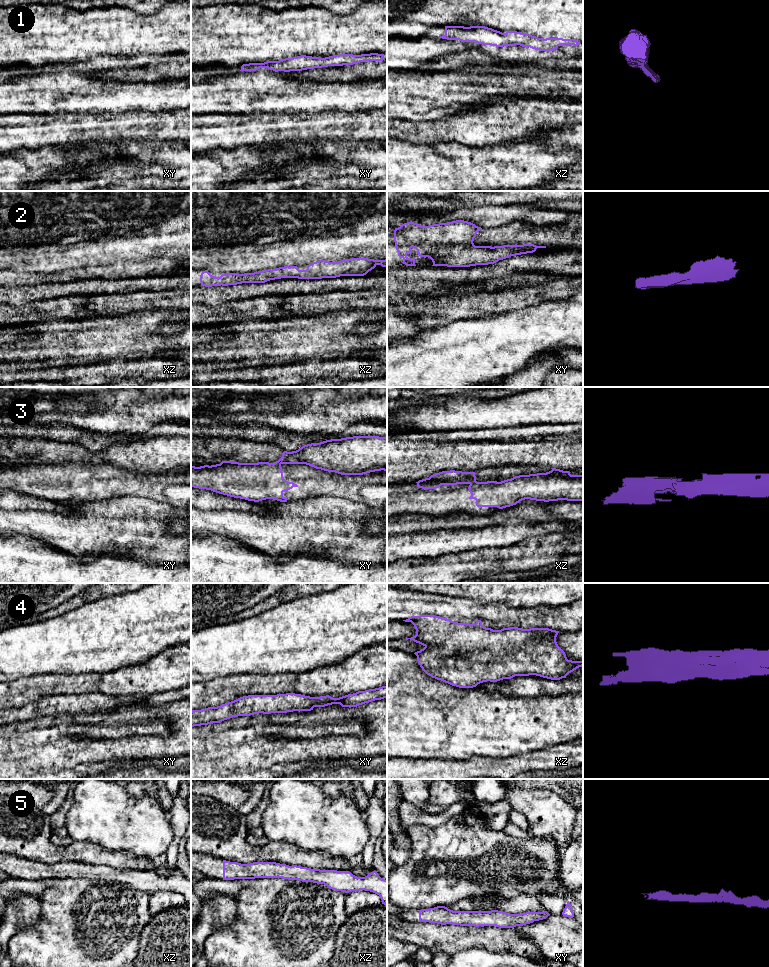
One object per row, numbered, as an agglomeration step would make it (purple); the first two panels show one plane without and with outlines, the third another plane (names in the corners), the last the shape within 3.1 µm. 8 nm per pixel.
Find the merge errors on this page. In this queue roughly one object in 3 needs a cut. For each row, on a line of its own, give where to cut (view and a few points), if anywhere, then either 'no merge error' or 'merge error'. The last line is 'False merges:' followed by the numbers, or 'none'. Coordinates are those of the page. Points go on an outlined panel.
1: xz (520, 32), (518, 44) | merge error
2: no cut | no merge error
3: xz (476, 481), (470, 484) | merge error
4: no cut | no merge error
5: no cut | no merge error
False merges: 1, 3

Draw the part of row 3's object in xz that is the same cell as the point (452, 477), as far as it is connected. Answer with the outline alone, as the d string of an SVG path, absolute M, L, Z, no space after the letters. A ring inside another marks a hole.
M442 471L431 475L429 478L419 480L418 488L436 489L441 485L471 484L477 482L475 472Z

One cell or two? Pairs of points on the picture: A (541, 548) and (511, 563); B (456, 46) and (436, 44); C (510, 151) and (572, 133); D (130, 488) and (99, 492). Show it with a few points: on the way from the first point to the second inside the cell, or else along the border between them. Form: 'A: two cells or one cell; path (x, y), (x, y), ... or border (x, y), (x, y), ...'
A: one cell; path (534, 552), (518, 557)
B: one cell; path (451, 46), (441, 46)
C: two cells; border (523, 140), (545, 139), (555, 150), (569, 149)
D: one cell; path (122, 488), (107, 488)

